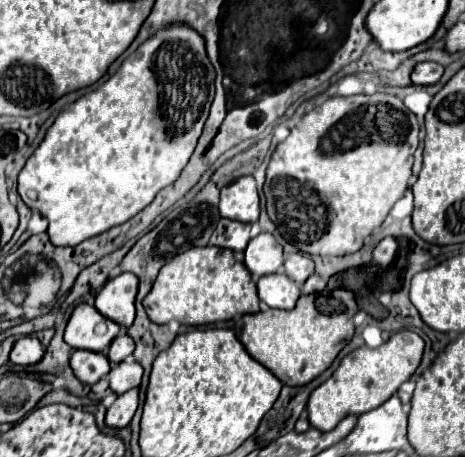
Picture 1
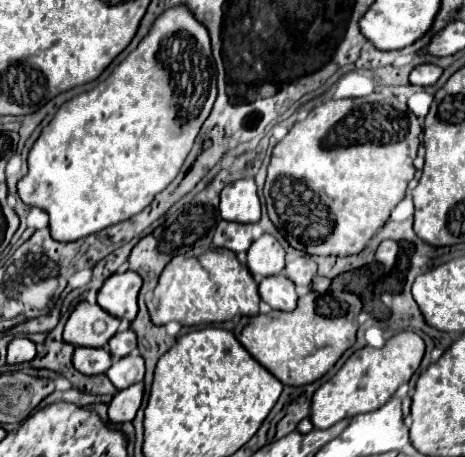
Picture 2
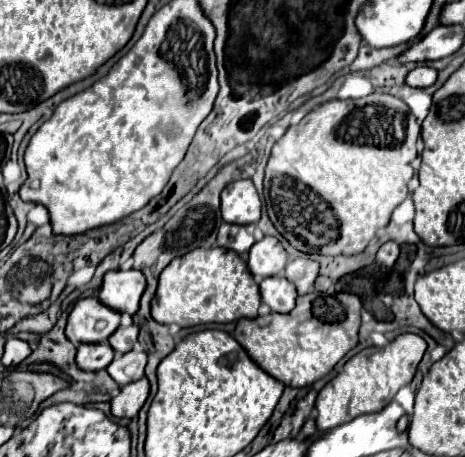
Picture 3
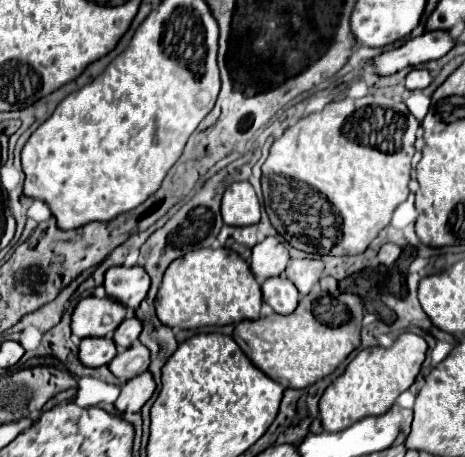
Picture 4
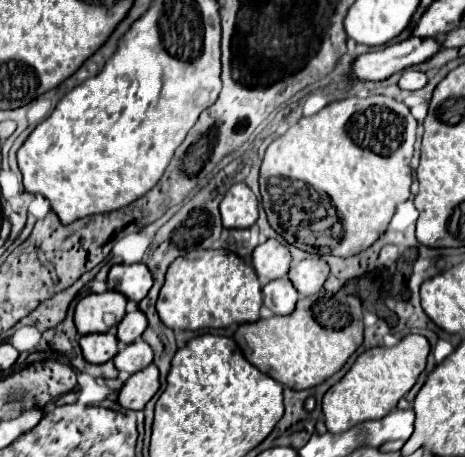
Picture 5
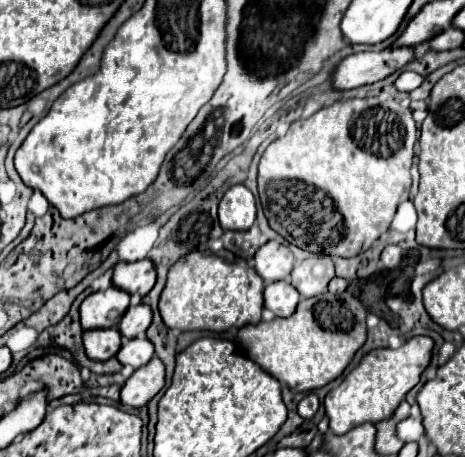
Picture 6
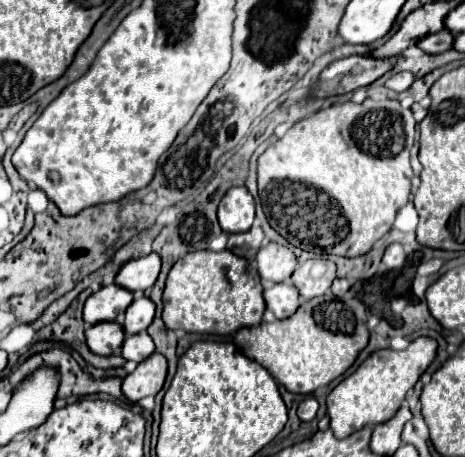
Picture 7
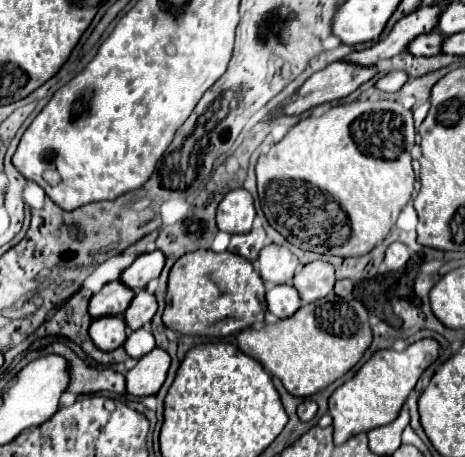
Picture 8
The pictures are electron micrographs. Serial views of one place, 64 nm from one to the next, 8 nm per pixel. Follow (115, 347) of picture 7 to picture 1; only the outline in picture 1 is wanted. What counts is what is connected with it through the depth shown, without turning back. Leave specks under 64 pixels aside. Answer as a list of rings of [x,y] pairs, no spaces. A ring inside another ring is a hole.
[[[72,352],[70,368],[82,384],[92,386],[110,372],[110,362],[102,352]]]

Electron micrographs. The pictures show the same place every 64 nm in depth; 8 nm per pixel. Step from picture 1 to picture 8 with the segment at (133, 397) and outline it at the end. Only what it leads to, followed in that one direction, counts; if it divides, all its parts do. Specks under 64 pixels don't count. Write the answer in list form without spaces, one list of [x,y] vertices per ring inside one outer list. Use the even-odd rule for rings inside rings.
[[[154,348],[146,356],[142,356],[130,372],[126,372],[128,394],[132,396],[158,394],[160,386],[166,380],[168,368],[170,368],[170,356],[164,350]]]

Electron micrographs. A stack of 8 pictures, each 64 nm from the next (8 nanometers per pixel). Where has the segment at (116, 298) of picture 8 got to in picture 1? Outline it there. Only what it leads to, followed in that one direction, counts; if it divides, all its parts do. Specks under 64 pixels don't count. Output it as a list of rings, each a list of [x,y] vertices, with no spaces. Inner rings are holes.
[[[80,304],[74,308],[66,324],[64,340],[74,350],[102,352],[118,334],[120,326],[116,322],[104,318],[94,306]]]

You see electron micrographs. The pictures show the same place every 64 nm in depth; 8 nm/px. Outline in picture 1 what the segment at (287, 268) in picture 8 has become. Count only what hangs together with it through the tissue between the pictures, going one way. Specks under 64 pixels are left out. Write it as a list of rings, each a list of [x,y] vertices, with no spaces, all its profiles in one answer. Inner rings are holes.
[[[262,232],[252,238],[244,250],[244,264],[252,274],[252,280],[282,270],[282,246],[272,234]]]

